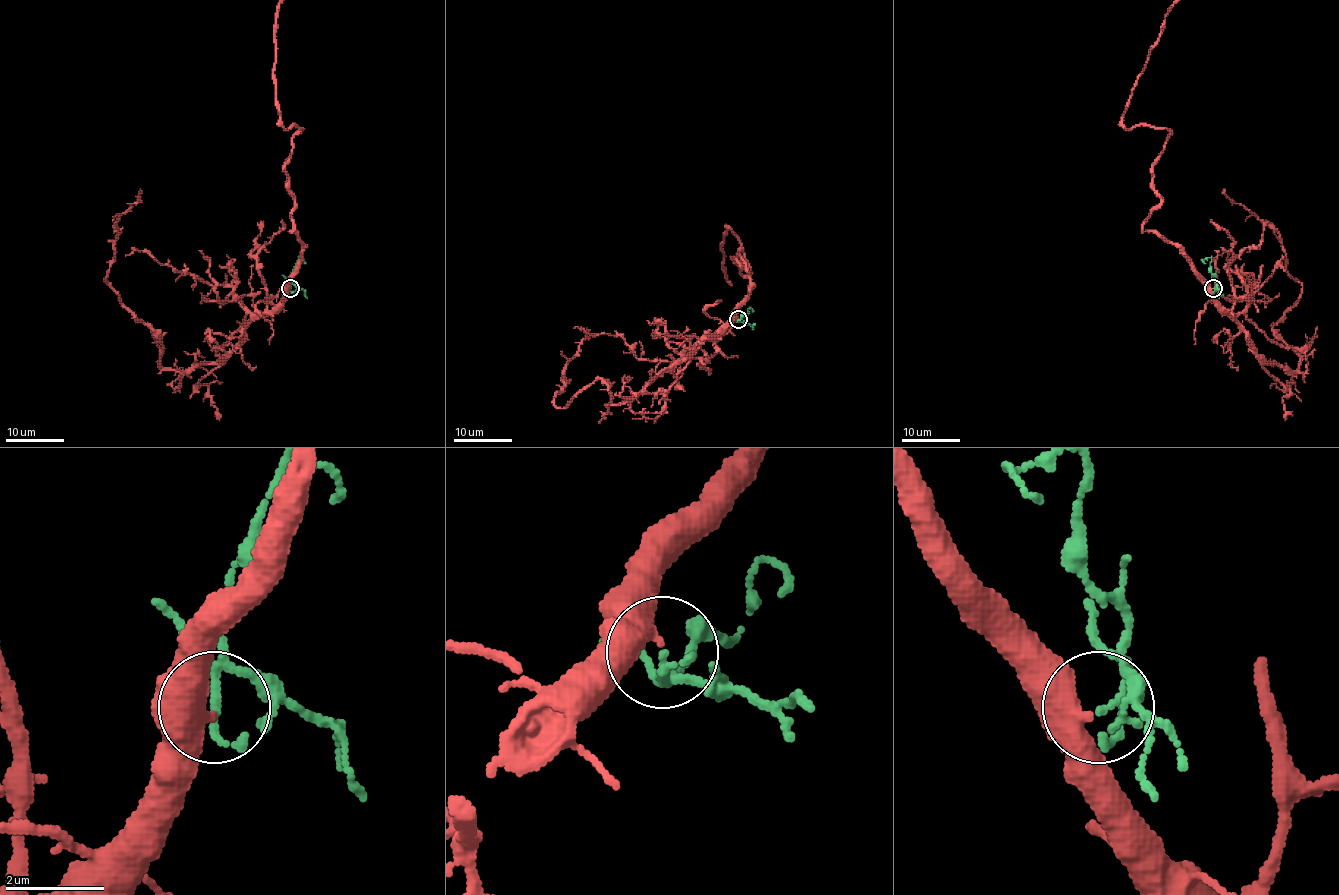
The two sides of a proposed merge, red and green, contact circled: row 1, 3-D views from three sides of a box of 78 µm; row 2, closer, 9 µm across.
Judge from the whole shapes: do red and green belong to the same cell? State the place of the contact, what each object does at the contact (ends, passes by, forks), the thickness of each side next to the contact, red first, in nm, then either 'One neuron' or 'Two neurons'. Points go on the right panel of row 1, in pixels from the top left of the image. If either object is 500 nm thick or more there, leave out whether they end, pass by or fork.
Place: (1213, 288). At the ring red passes by. At the ring green forks. Thickness 360 nm (red) against 90 nm. One neuron

